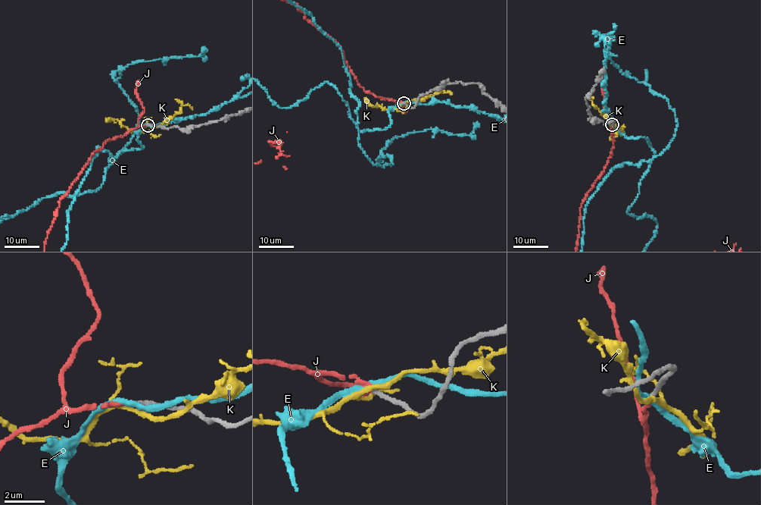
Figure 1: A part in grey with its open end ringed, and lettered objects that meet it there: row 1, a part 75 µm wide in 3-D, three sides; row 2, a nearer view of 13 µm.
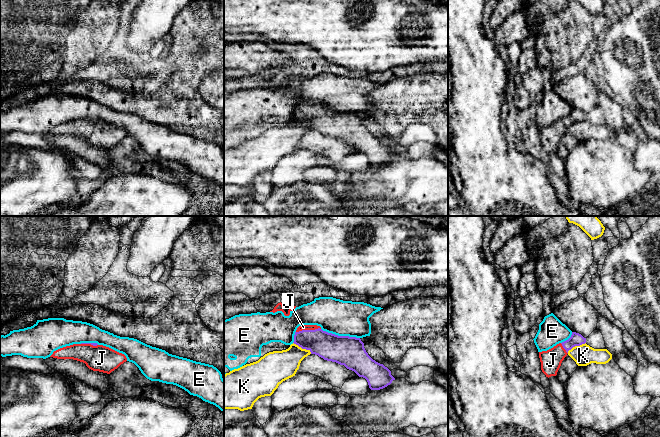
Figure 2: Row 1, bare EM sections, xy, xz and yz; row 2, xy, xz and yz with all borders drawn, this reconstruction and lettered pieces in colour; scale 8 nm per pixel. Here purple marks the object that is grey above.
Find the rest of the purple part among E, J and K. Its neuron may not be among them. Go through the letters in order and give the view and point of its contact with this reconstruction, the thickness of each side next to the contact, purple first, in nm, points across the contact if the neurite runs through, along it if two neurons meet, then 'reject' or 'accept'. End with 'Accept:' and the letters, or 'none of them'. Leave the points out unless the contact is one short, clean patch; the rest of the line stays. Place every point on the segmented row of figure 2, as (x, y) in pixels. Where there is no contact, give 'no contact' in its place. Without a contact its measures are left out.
E: meets purple in xz at (340, 336); 240 nm thick on the purple side, 280 nm on the other; reject
J: meets purple in xz at (308, 330); 220 nm thick on the purple side, 50 nm on the other; runs through xz (330, 347), (321, 343), (308, 330), (303, 327); accept
K: meets purple in xz at (302, 348); 220 nm thick on the purple side, 260 nm on the other; reject
Accept: J

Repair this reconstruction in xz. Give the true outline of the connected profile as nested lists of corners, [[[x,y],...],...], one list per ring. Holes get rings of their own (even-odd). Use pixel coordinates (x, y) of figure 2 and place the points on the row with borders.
[[[301,325],[295,332],[293,343],[354,371],[367,380],[371,390],[383,389],[395,380],[387,367],[368,355],[360,338],[328,333],[317,325]]]

